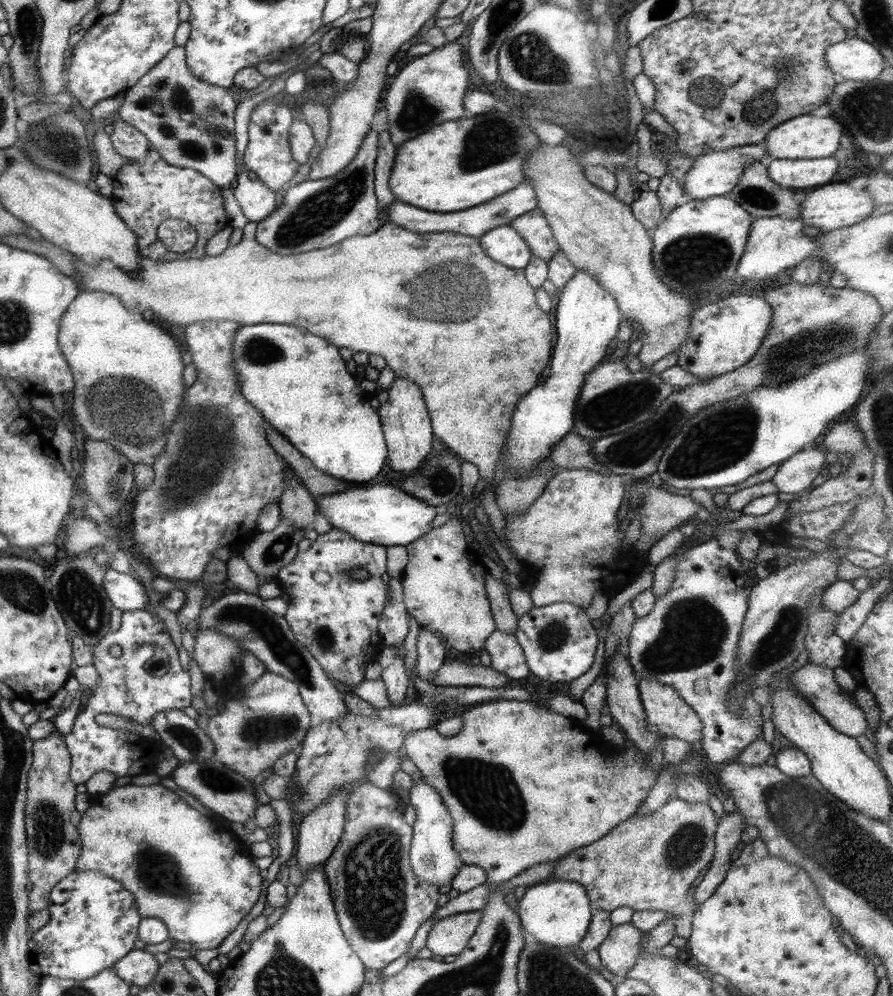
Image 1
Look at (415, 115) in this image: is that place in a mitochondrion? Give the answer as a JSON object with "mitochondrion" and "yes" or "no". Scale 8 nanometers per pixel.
{"mitochondrion":"yes"}

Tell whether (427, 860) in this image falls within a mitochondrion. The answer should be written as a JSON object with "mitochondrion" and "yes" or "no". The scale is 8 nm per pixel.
{"mitochondrion":"yes"}

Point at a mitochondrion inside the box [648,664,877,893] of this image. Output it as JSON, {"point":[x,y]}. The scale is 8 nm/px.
{"point":[686,845]}

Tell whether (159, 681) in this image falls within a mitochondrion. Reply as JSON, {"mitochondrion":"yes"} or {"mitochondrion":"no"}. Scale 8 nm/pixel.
{"mitochondrion":"no"}

